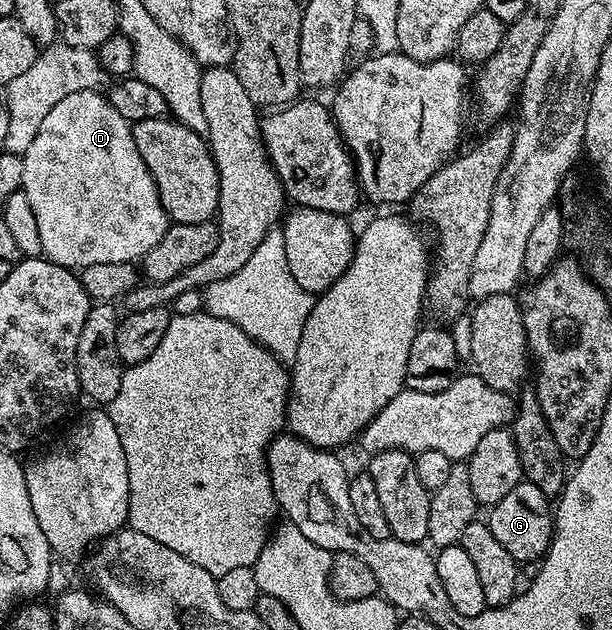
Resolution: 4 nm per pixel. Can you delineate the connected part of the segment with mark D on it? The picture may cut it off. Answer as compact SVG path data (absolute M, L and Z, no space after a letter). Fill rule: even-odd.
M101 92L71 93L58 102L58 105L43 118L37 136L34 137L34 141L31 142L23 157L22 190L26 193L30 206L34 209L34 221L38 225L38 237L40 238L40 250L43 258L50 260L50 262L73 269L111 262L135 264L137 261L143 260L145 253L154 249L154 245L158 245L158 241L162 241L162 237L168 231L170 220L160 200L154 177L150 173L150 169L146 169L146 161L142 161L142 153L138 153L133 124L124 119L122 113L118 113L118 109L114 109L114 105L110 105L110 101Z

